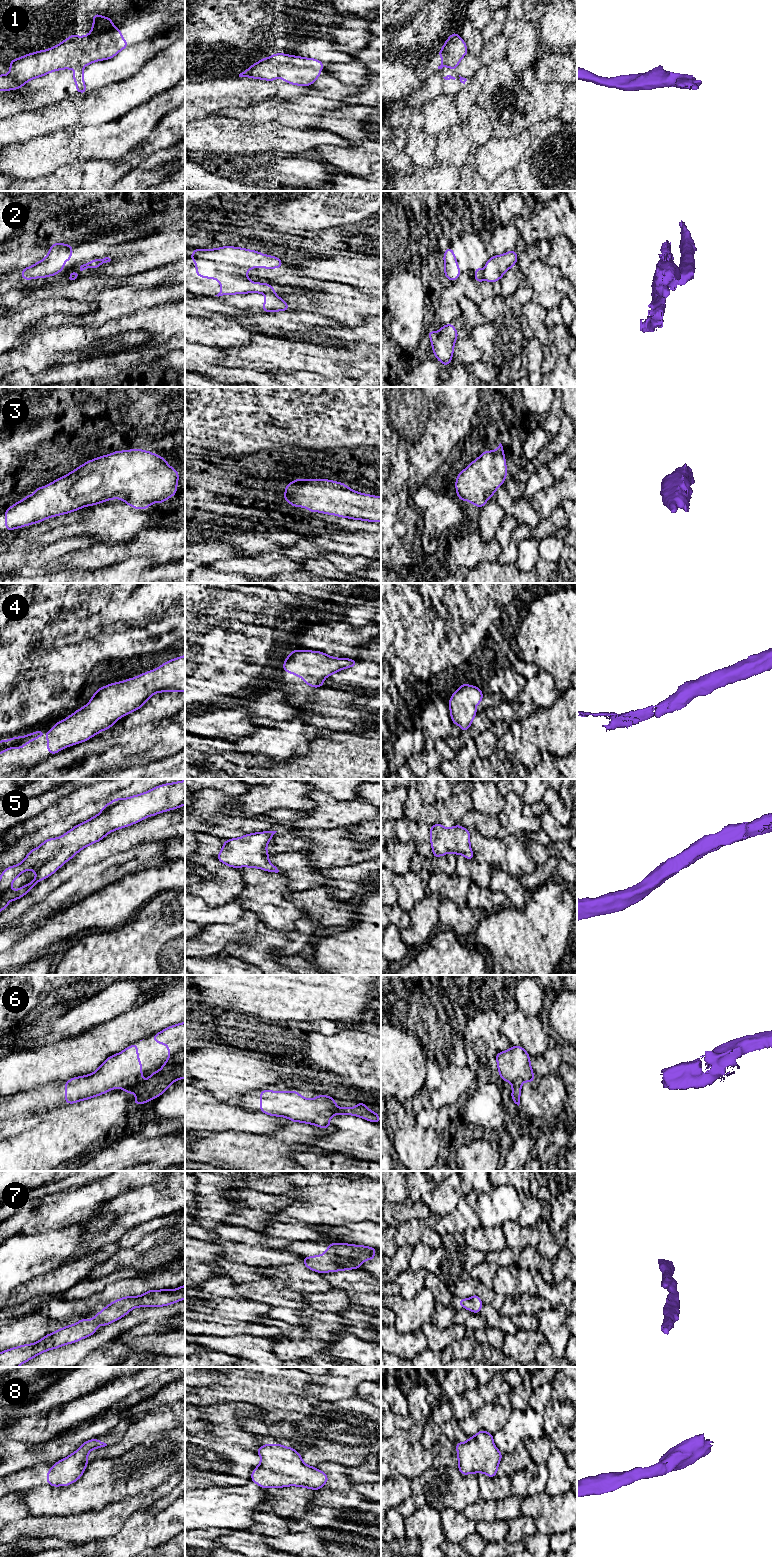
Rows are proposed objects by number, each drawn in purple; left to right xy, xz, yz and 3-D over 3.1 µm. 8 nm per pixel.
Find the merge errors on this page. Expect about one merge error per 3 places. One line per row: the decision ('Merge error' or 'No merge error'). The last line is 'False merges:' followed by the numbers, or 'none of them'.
1: No merge error
2: Merge error
3: No merge error
4: No merge error
5: No merge error
6: No merge error
7: No merge error
8: No merge error
False merges: 2

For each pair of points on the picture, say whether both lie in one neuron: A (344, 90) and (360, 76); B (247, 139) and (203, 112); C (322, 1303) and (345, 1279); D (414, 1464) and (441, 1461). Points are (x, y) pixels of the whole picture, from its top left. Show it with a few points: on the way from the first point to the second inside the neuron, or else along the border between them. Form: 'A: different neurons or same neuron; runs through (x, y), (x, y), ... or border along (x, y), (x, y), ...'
A: different neurons; border along (328, 75), (347, 85), (358, 87)
B: different neurons; border along (207, 117), (195, 120)
C: different neurons; border along (333, 1287), (343, 1289), (354, 1303)
D: different neurons; border along (437, 1455), (433, 1460)

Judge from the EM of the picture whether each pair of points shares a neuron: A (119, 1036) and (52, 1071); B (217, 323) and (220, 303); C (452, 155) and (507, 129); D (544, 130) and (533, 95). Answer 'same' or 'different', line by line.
A: same
B: different
C: different
D: different

